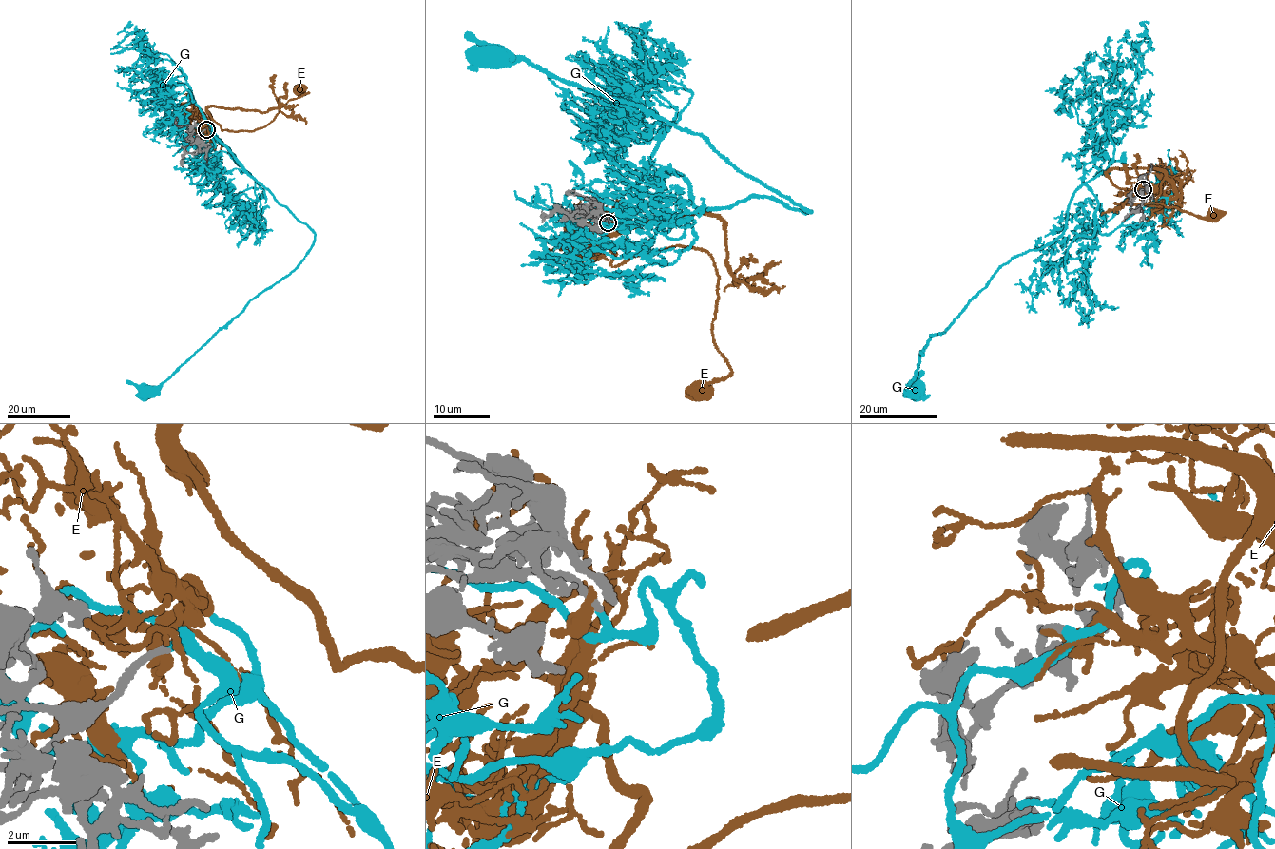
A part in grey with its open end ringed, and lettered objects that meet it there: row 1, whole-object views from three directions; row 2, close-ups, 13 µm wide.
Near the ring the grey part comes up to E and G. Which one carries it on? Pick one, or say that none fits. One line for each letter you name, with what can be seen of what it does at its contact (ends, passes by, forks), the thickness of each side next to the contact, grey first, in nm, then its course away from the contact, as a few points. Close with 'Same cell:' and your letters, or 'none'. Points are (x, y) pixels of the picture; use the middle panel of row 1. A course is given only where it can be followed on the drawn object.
G: it passes by; calibres 200 and 200 nm; course (608, 223), (647, 241), (670, 174), (698, 207), (758, 196), (810, 211), (697, 134), (496, 57)
Same cell: G

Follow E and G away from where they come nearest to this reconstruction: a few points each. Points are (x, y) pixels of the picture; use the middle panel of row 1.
E: (606, 221), (589, 261), (607, 240), (615, 267), (673, 245), (712, 258), (712, 342), (730, 370), (699, 392)
G: (608, 223), (647, 241), (670, 174), (698, 207), (758, 196), (810, 211), (697, 134), (496, 57)

